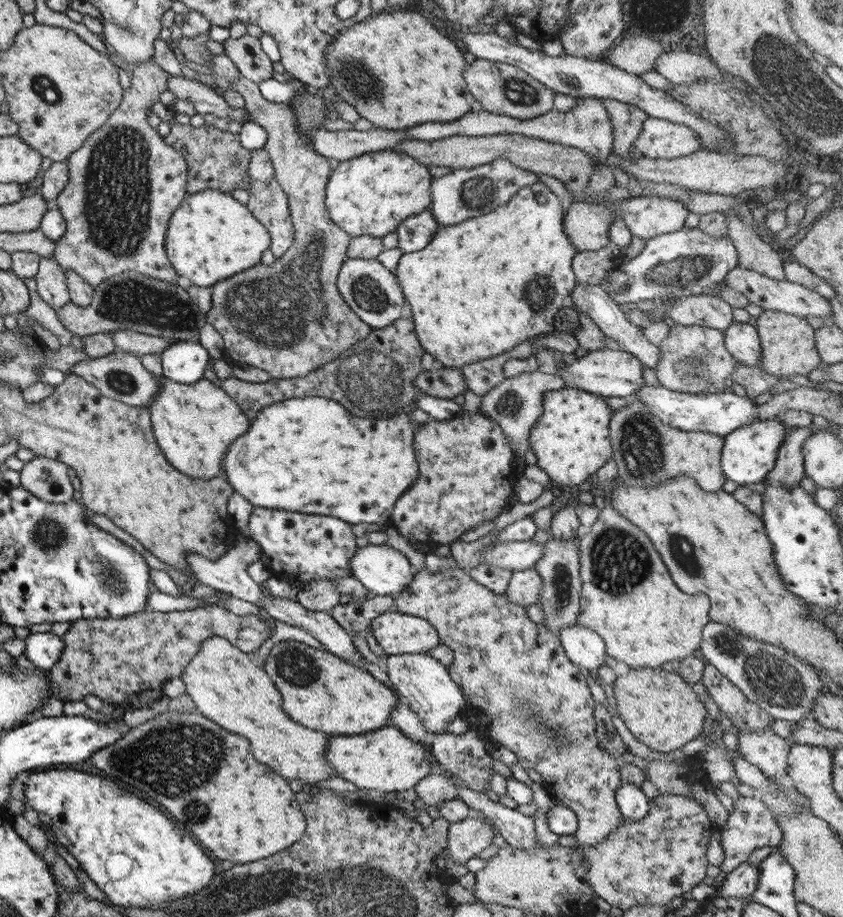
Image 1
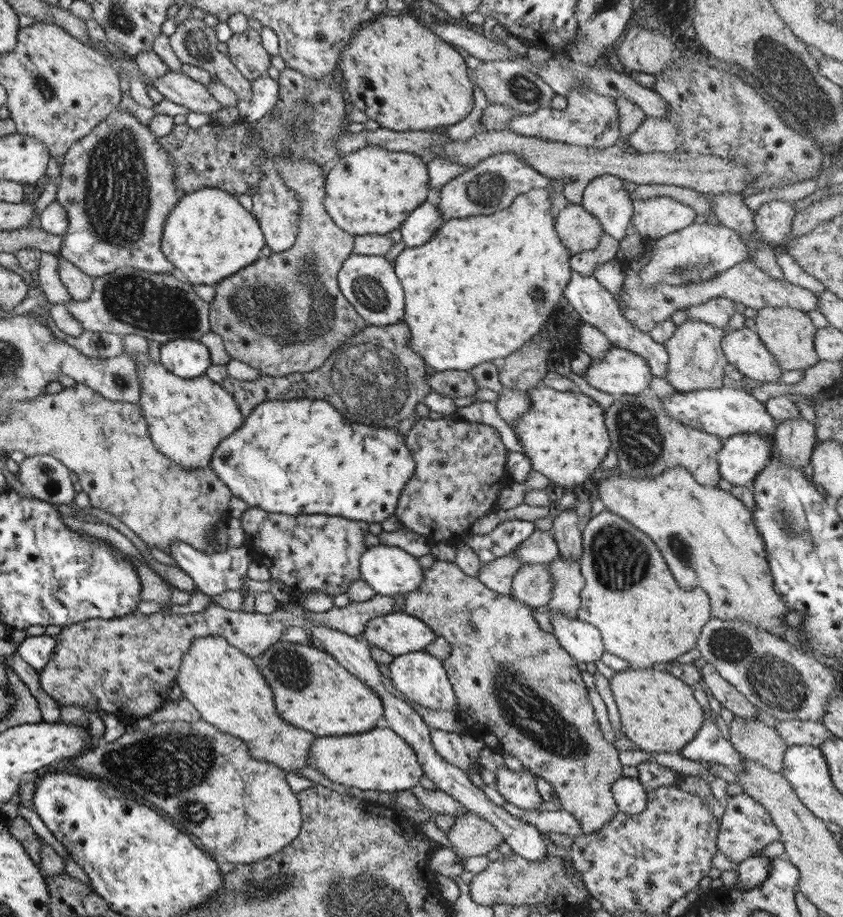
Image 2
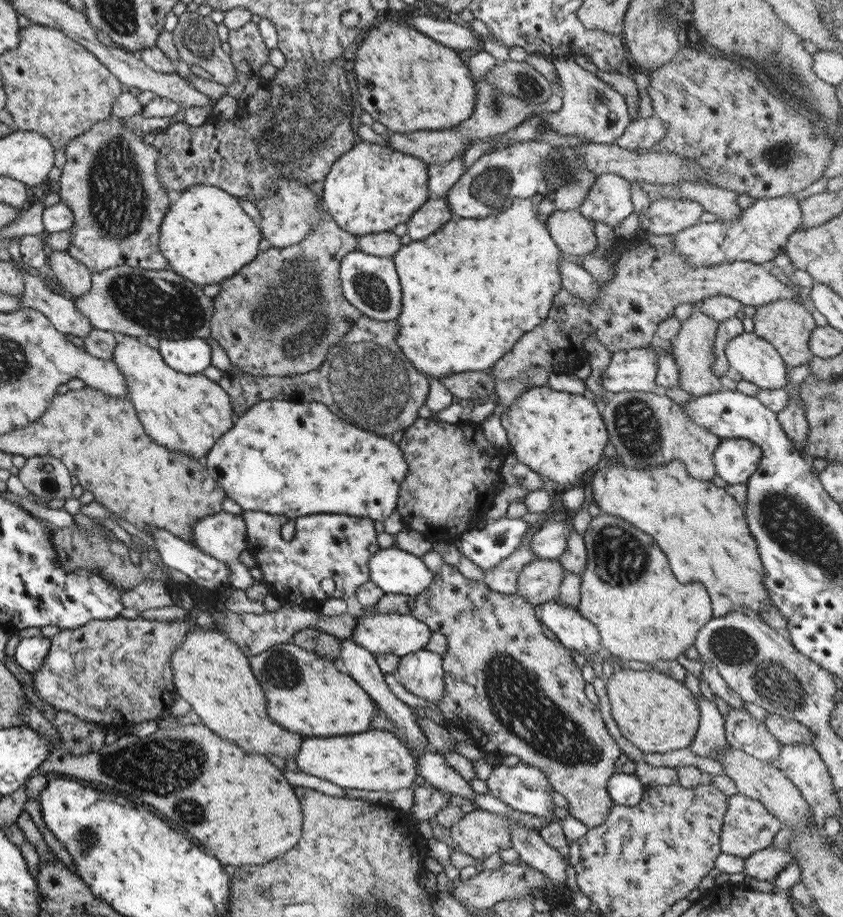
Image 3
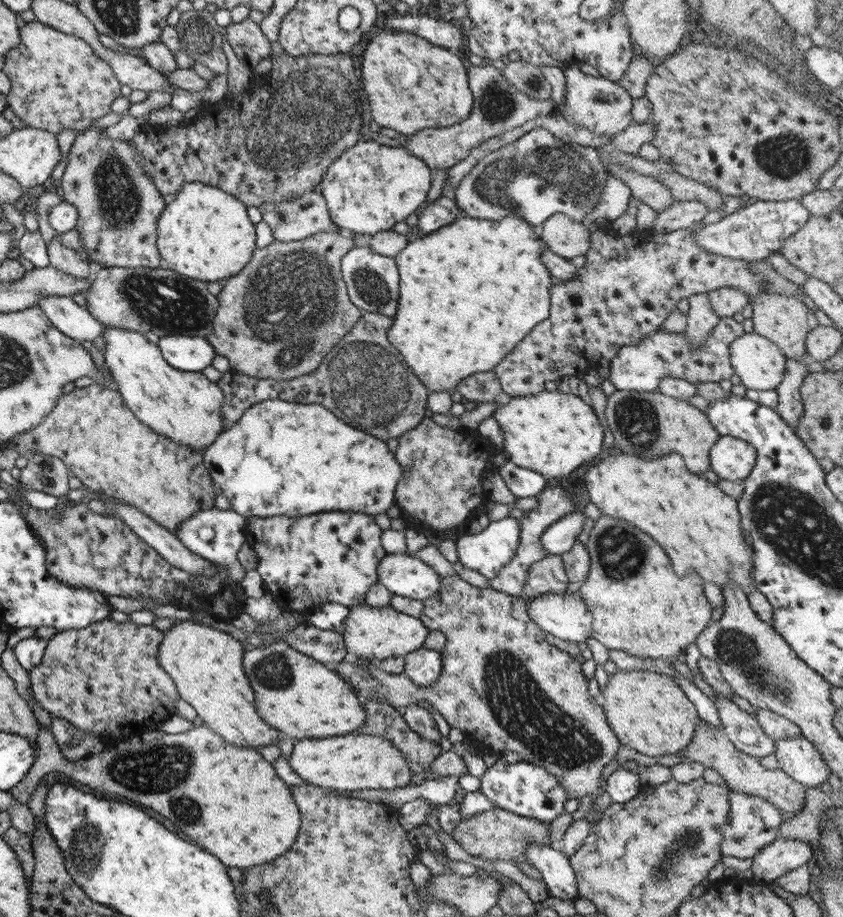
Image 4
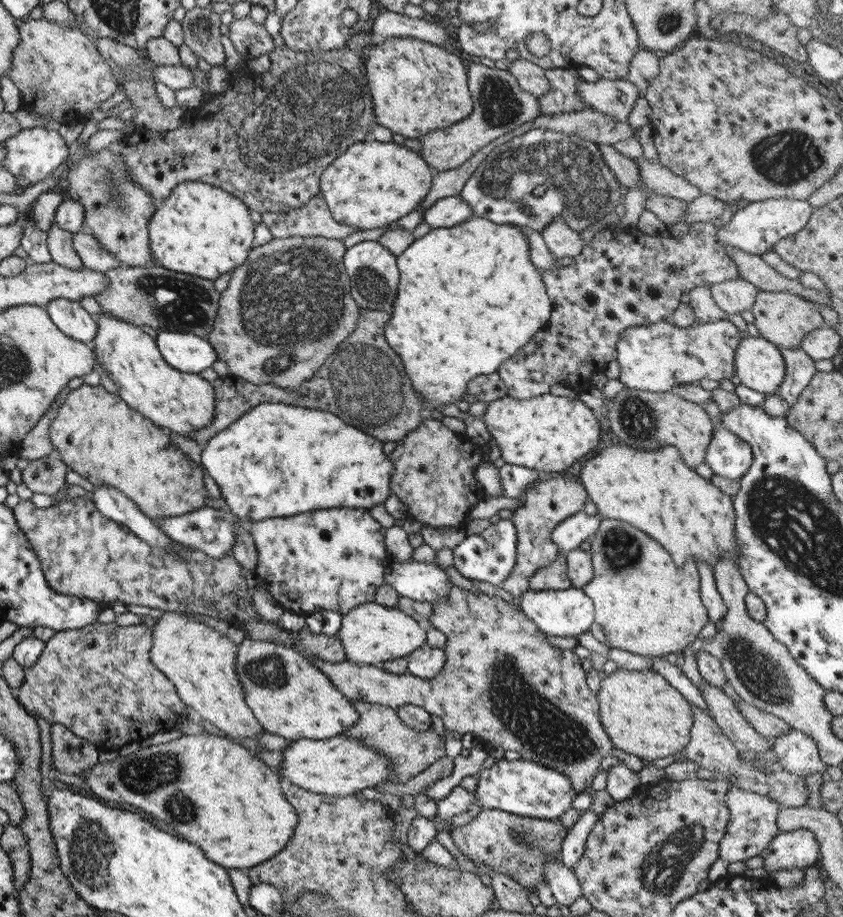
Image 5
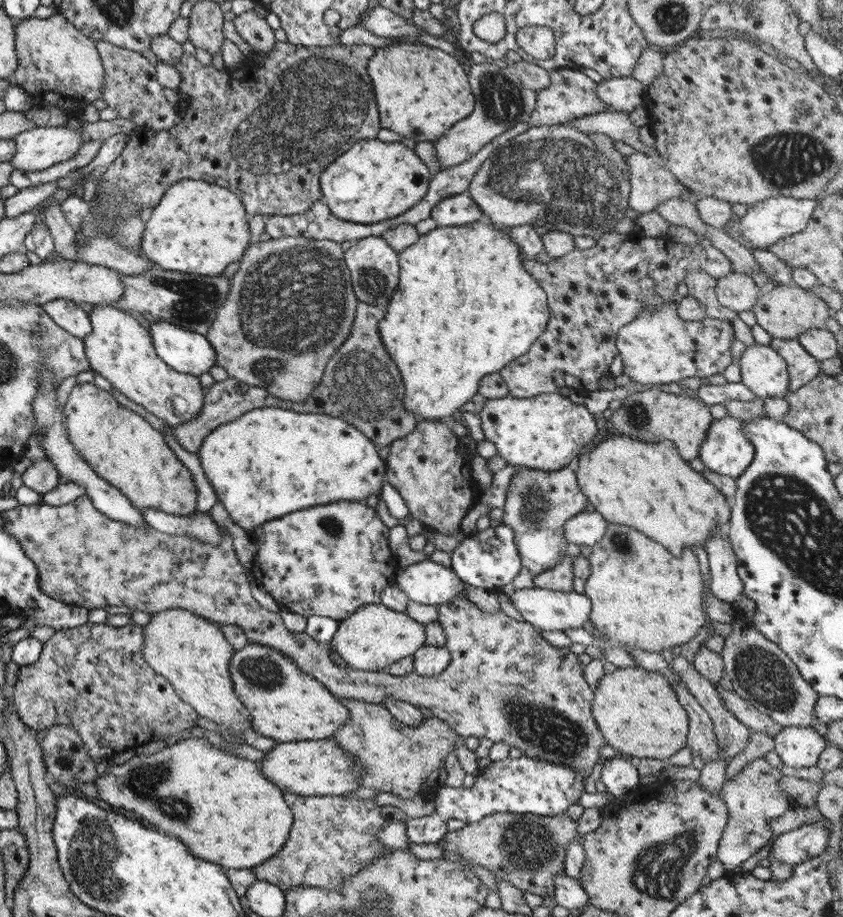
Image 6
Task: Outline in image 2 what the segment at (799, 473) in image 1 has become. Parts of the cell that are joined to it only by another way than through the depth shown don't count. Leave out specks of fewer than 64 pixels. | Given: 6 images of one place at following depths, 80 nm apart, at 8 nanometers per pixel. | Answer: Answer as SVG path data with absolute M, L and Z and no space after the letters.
M803 417L783 419L776 423L774 438L780 459L798 469L807 466L814 446L814 425Z

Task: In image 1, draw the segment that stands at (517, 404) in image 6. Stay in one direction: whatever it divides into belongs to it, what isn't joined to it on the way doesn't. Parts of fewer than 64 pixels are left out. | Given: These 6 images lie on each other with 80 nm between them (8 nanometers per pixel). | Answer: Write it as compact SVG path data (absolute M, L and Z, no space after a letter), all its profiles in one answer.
M564 386L559 390L548 390L542 394L541 416L529 429L528 443L535 454L535 464L549 477L552 484L563 489L577 488L605 464L612 452L608 433L611 413L602 397L581 389L566 389Z

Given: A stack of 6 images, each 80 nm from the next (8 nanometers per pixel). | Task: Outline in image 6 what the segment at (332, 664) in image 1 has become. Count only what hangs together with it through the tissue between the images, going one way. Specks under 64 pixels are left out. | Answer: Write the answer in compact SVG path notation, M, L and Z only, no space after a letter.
M247 643L231 655L228 671L235 696L251 716L250 728L275 742L325 739L349 718L335 696L274 648Z

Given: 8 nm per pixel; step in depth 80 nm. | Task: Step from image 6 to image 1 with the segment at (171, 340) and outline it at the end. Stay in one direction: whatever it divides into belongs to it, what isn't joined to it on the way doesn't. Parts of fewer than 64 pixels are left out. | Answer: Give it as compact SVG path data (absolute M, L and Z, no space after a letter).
M195 340L175 341L160 352L162 374L181 384L203 379L208 352Z

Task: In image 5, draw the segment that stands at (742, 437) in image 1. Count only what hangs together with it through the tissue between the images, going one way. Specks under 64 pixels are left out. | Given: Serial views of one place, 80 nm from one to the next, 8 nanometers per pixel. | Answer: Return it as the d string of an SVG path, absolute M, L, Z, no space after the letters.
M714 421L704 462L711 472L728 480L739 480L752 461L751 447L742 438Z

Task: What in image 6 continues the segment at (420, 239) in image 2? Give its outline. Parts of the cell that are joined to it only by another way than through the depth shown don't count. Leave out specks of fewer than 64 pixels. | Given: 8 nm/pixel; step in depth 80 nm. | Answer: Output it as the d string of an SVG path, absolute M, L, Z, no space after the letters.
M463 191L440 200L431 210L437 227L463 226L483 219L483 214L475 201Z

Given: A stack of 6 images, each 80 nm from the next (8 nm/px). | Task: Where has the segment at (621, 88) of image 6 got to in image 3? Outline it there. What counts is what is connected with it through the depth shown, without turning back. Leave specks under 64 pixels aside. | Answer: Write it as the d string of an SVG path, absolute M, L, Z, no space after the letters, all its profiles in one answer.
M572 58L553 59L551 62L559 80L557 92L562 99L560 109L555 112L534 112L526 120L537 115L545 130L551 130L559 136L575 136L591 144L614 143L630 123L623 96L593 73L581 69Z

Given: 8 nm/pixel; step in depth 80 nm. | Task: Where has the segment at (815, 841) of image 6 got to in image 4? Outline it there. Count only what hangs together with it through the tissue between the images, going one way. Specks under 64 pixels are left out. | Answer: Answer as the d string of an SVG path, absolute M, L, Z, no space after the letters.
M778 837L752 857L746 876L761 883L771 882L798 866L808 865L813 856L814 850L809 843Z

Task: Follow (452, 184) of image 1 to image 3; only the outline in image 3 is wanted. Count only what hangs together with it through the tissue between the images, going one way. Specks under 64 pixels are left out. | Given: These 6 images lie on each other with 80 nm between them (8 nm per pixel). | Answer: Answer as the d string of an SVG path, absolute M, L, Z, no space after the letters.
M533 138L481 155L460 174L443 198L453 218L476 219L507 210L515 198L540 194L536 214L543 219L555 211L578 210L596 177L591 171L578 168L578 158L569 148L553 148L543 140Z

